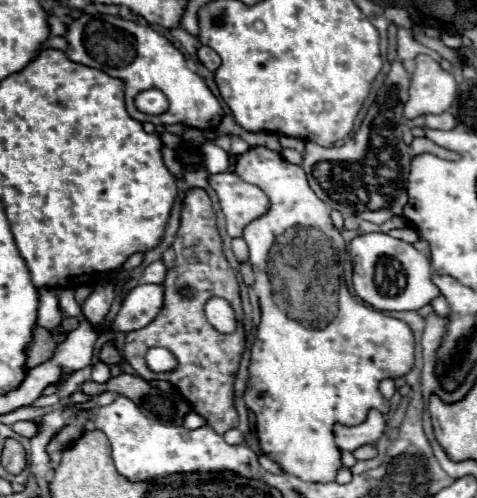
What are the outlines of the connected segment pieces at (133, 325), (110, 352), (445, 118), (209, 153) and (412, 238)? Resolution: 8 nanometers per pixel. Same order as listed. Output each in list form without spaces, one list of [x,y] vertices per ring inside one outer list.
[[[138,284],[124,296],[122,308],[108,326],[112,332],[132,332],[144,328],[160,312],[160,284]]]
[[[104,344],[104,348],[98,354],[98,360],[112,366],[112,364],[120,364],[122,356],[120,356],[120,352],[118,352],[118,348],[114,344]]]
[[[442,112],[442,114],[432,114],[426,116],[426,128],[434,128],[434,130],[452,130],[456,126],[456,120],[450,112]]]
[[[206,142],[202,146],[202,154],[204,154],[204,166],[206,166],[208,172],[216,174],[216,172],[228,170],[228,152],[224,152],[214,142]]]
[[[406,226],[406,228],[400,228],[400,230],[390,230],[388,232],[392,238],[398,238],[398,240],[404,240],[404,242],[416,242],[418,240],[418,236],[416,236],[416,230],[414,228],[410,228],[410,226]]]

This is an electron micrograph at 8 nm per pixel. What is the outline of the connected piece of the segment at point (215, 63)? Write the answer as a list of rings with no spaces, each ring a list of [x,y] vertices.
[[[208,46],[198,48],[198,60],[212,72],[220,66],[220,56],[216,56],[216,52],[212,52],[212,48],[208,48]]]

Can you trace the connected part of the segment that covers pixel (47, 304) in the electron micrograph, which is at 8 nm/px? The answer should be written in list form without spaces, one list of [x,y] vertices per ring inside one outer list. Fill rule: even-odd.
[[[40,288],[40,308],[38,308],[38,326],[54,330],[62,322],[62,310],[58,308],[58,300],[52,288]]]

